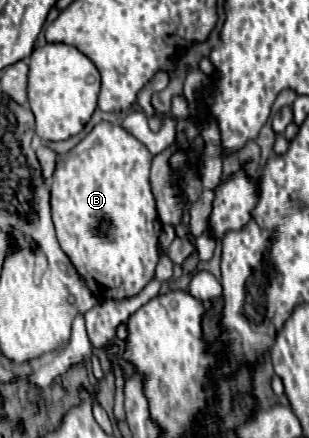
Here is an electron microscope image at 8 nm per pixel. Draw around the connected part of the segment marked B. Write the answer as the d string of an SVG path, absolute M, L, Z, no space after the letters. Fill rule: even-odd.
M110 122L96 124L78 146L58 156L54 176L49 181L51 214L58 242L98 300L122 300L134 296L154 278L154 268L158 262L156 244L162 224L156 214L148 180L150 162L152 154L146 146L120 124Z

